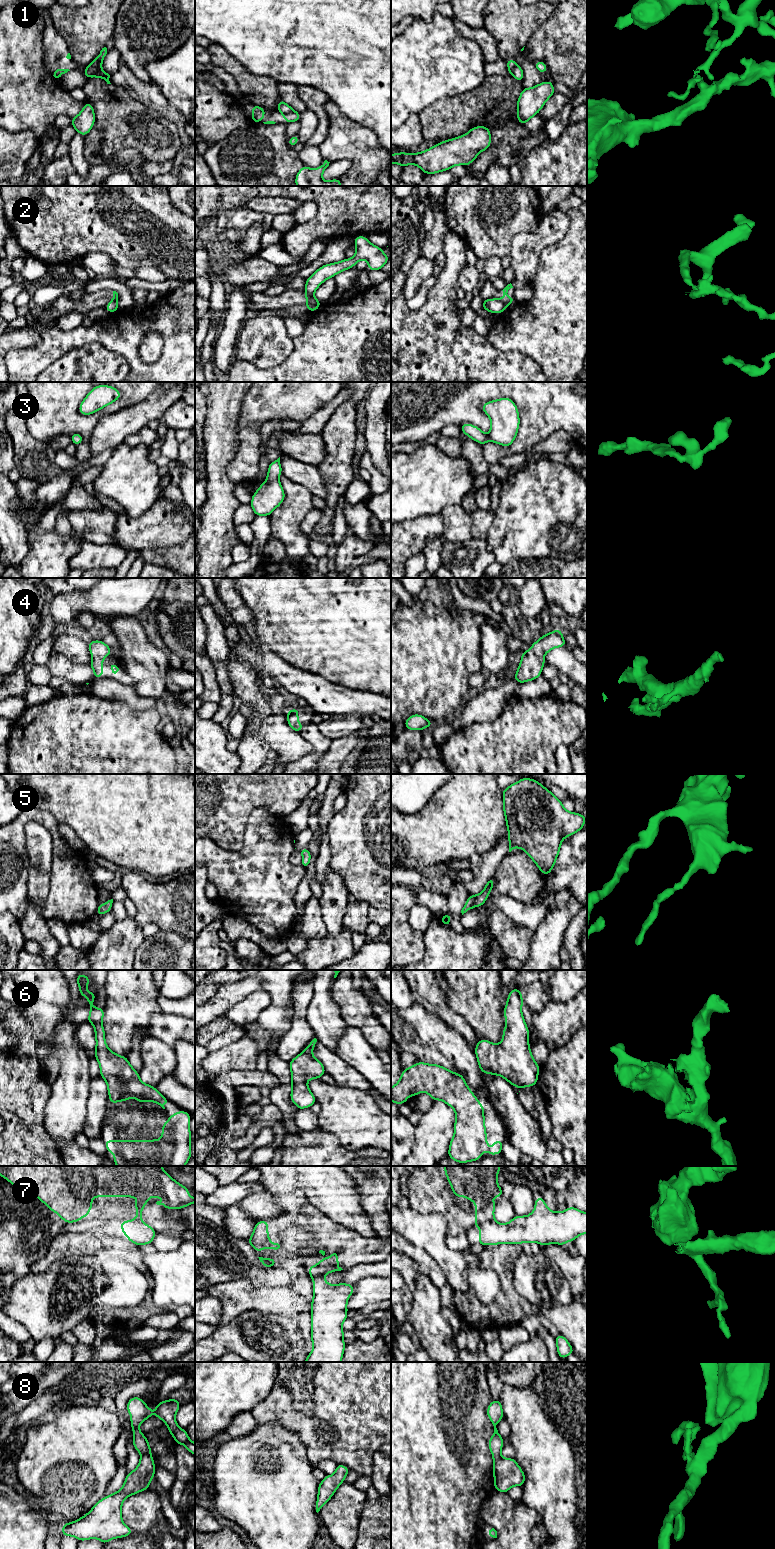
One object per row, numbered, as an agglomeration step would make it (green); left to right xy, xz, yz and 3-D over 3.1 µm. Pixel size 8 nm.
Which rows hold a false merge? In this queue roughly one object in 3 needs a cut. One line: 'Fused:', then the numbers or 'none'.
Fused: 1, 2, 7

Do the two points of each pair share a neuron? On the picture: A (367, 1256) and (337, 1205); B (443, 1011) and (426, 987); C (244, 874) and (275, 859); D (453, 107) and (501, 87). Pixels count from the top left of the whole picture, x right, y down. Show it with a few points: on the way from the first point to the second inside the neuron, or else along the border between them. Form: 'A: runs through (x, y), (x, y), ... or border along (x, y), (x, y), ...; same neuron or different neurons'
A: border along (330, 1218), (364, 1236), (373, 1237); different neurons
B: runs through (437, 1005), (431, 993); same neuron
C: runs through (252, 874), (256, 874), (267, 863); same neuron
D: runs through (465, 107), (481, 107), (489, 99); same neuron

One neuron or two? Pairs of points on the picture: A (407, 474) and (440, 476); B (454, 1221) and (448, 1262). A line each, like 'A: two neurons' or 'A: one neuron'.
A: one neuron
B: two neurons

